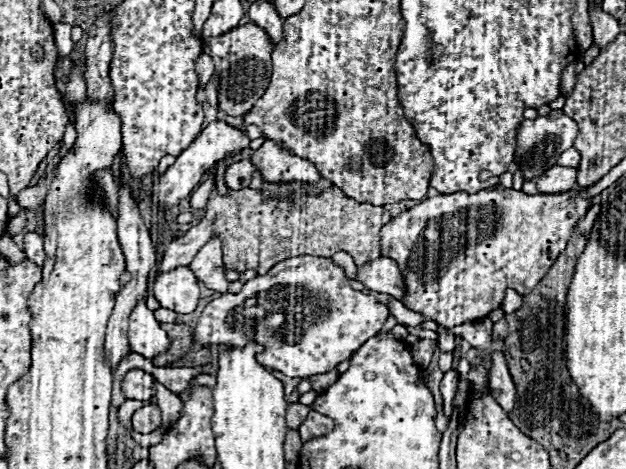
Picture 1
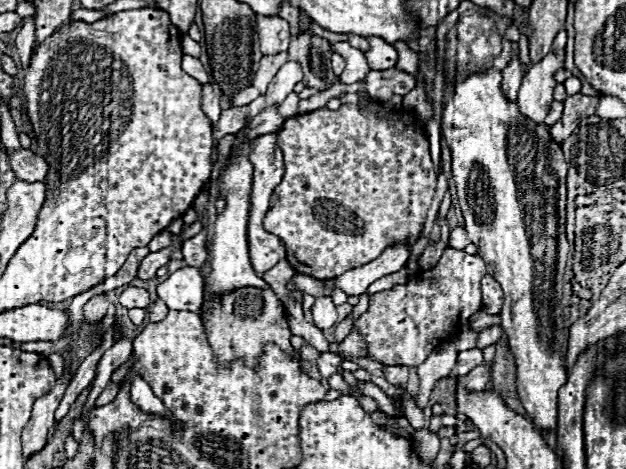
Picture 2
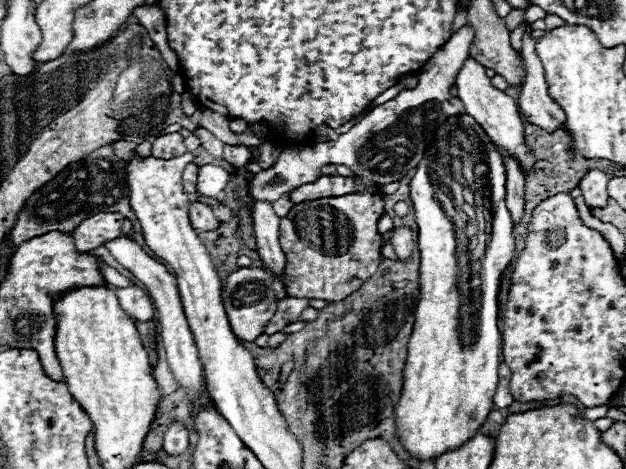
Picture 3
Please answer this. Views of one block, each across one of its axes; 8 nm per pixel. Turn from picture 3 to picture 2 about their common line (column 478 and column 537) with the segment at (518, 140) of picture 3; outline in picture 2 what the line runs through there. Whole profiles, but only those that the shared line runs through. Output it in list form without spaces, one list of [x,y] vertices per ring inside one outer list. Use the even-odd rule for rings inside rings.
[[[550,52],[544,56],[538,64],[530,66],[530,70],[524,74],[520,92],[518,92],[518,108],[528,116],[530,120],[536,120],[536,124],[544,122],[548,116],[548,108],[554,102],[552,94],[556,88],[554,74],[564,64],[564,52]]]

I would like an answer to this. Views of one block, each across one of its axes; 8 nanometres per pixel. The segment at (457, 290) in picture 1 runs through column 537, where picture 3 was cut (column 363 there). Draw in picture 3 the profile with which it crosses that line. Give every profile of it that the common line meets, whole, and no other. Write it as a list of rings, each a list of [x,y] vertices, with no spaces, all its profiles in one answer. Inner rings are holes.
[[[344,194],[336,198],[306,200],[292,206],[288,216],[280,220],[280,246],[288,258],[284,272],[288,296],[338,302],[348,298],[352,292],[356,292],[356,288],[368,282],[378,268],[378,238],[382,256],[382,236],[378,234],[378,222],[382,216],[384,200],[378,194]]]

